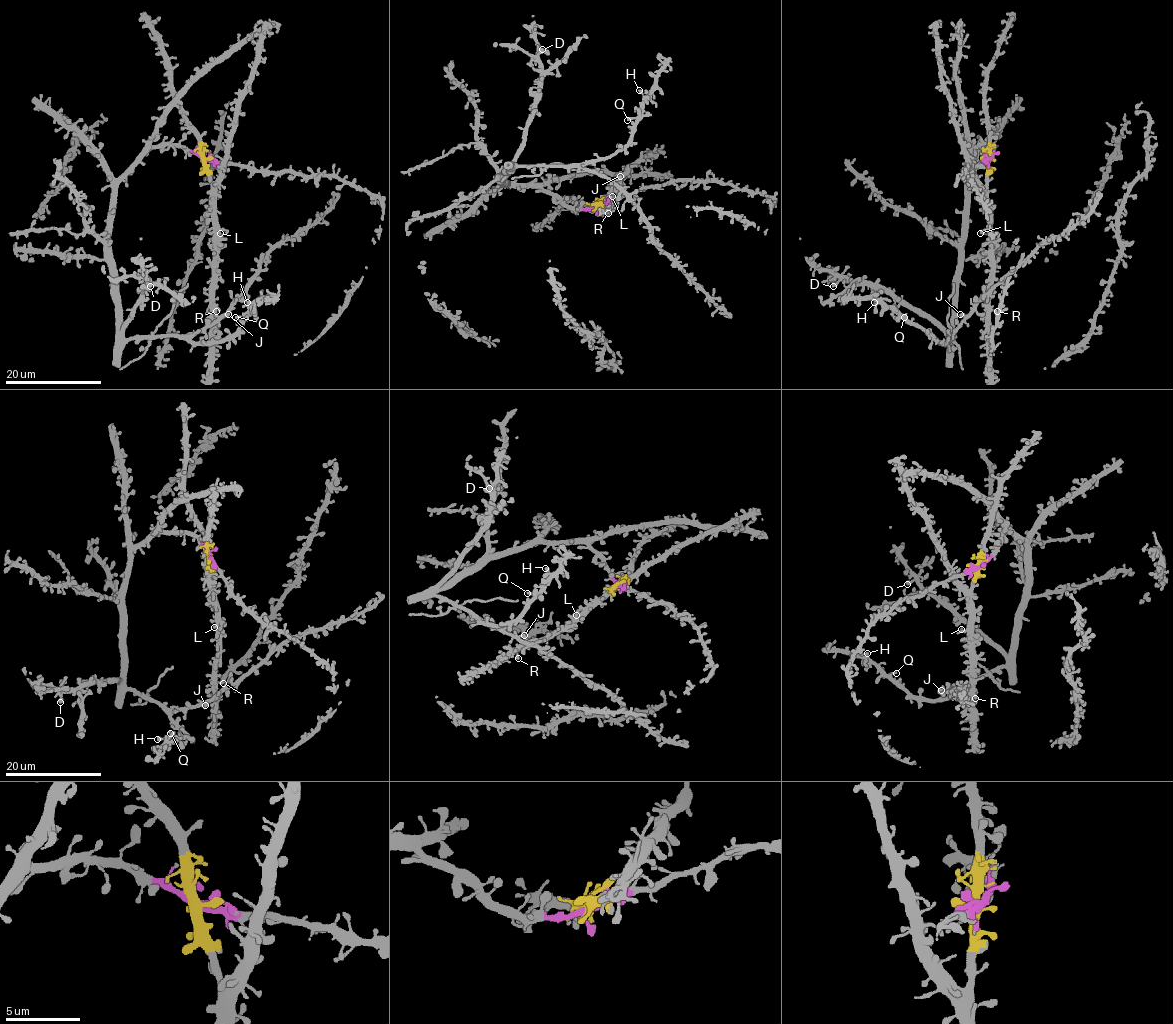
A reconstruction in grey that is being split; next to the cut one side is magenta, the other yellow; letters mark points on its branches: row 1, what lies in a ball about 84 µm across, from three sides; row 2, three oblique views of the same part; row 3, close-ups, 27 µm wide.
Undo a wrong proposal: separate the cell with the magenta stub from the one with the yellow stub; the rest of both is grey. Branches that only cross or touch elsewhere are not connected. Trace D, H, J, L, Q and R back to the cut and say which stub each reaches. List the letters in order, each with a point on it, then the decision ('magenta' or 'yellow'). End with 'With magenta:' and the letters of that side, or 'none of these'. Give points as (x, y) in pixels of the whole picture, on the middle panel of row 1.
D: at (542, 49); magenta
H: at (639, 90); magenta
J: at (620, 176); magenta
L: at (612, 196); yellow
Q: at (627, 120); magenta
R: at (608, 213); yellow
With magenta: D, H, J, Q

